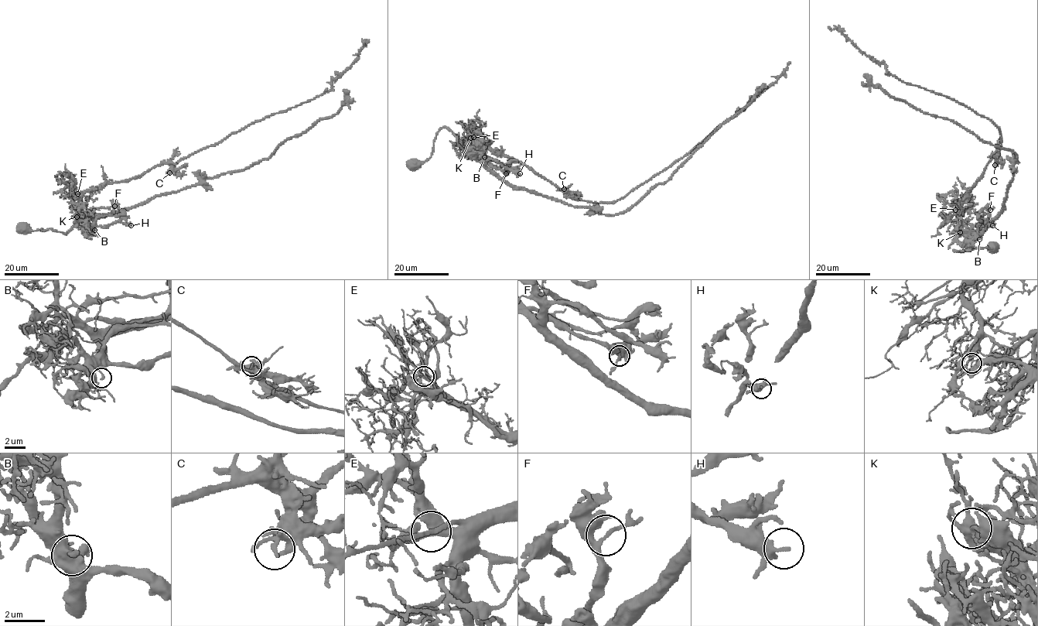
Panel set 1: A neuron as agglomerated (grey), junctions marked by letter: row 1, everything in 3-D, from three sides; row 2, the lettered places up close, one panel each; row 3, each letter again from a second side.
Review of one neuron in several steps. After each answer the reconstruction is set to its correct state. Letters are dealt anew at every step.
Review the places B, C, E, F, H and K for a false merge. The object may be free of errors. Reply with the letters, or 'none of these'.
K

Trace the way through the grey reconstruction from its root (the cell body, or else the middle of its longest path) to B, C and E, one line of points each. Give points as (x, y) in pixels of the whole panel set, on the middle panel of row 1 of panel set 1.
B: (414, 164), (425, 162), (430, 157), (435, 135), (442, 127), (452, 132), (464, 150), (479, 152), (484, 157)
C: (414, 164), (430, 157), (436, 133), (445, 127), (466, 151), (476, 146), (476, 139), (564, 189)
E: (414, 164), (430, 157), (435, 135), (442, 127), (452, 132), (466, 151), (476, 146), (473, 137)

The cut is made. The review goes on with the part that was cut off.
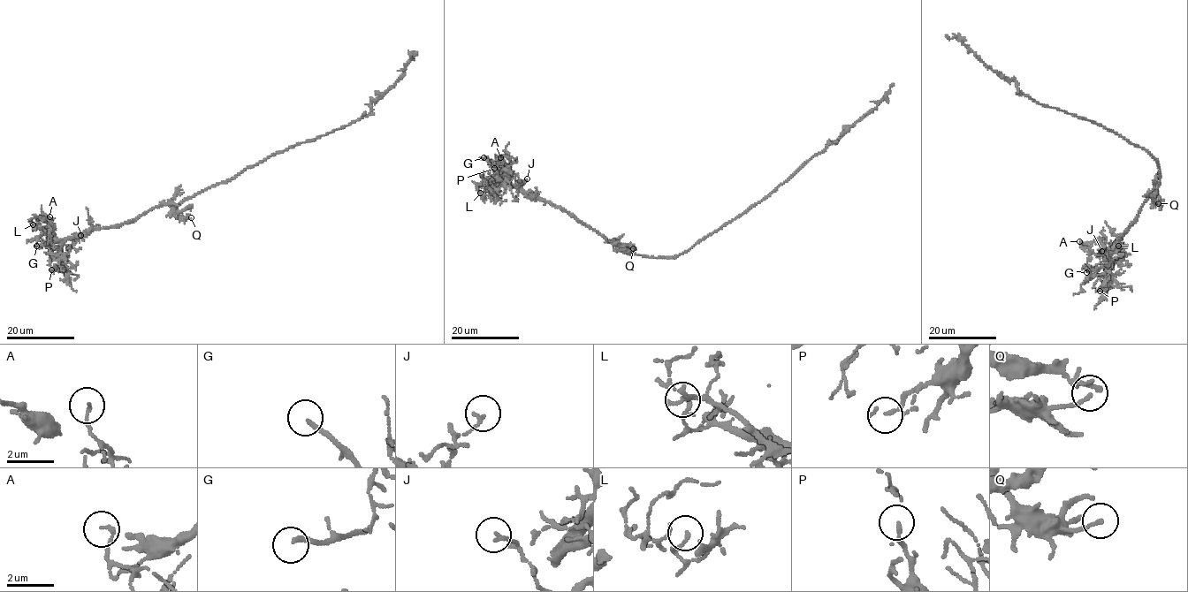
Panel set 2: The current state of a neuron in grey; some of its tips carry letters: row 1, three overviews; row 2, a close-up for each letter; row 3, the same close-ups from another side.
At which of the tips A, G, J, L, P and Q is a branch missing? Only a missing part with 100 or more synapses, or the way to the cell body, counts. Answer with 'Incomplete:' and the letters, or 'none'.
Incomplete: G

